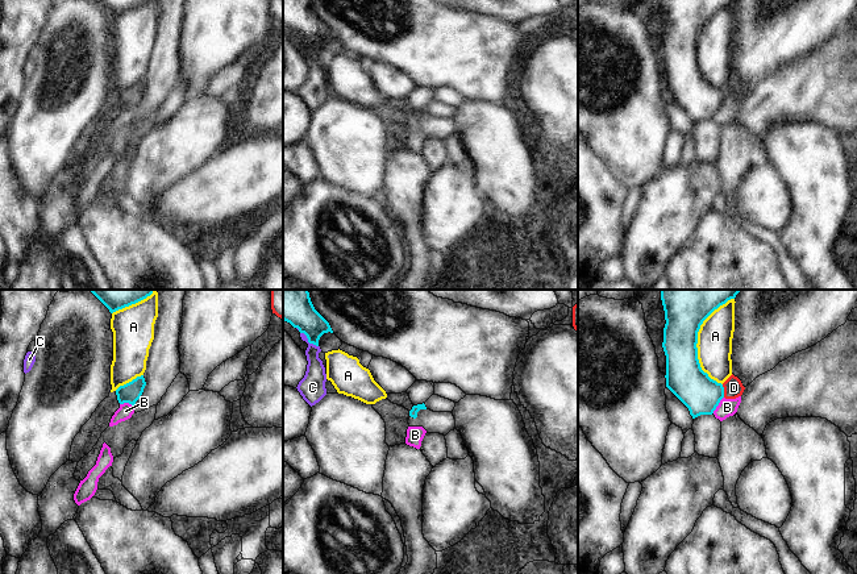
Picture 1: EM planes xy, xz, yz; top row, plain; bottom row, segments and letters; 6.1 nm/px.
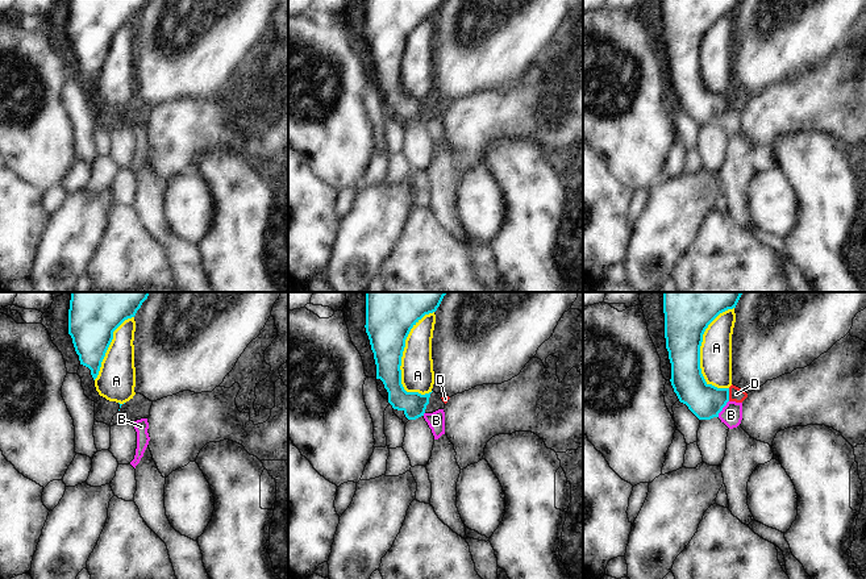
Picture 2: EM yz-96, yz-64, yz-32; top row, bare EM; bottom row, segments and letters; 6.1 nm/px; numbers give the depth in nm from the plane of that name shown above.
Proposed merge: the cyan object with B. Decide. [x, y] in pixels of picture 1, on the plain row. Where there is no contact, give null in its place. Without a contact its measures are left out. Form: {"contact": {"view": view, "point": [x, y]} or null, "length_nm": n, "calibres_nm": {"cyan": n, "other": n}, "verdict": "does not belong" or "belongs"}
{"contact": {"view": "yz", "point": [718, 109]}, "length_nm": 120, "calibres_nm": {"cyan": 240, "other": 110}, "verdict": "does not belong"}

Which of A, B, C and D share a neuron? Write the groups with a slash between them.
A / B D / C

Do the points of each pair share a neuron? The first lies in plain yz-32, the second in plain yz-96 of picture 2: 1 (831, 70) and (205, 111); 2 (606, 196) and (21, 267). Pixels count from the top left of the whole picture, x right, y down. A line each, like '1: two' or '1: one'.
1: one
2: one

